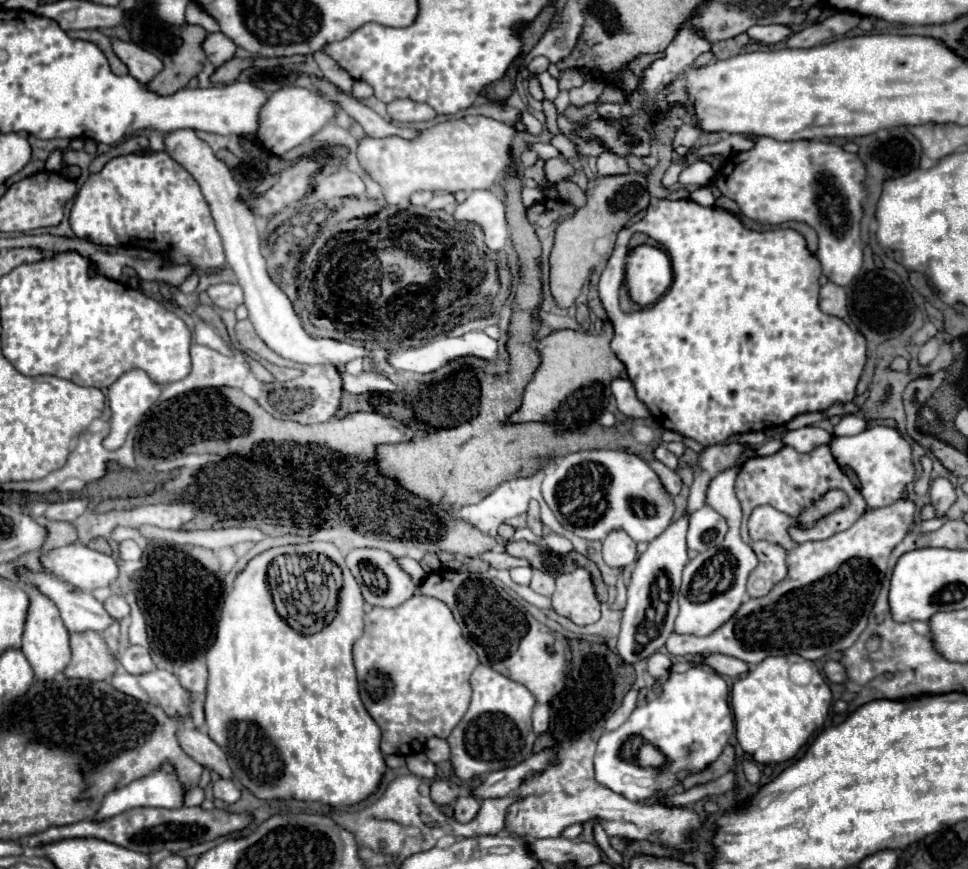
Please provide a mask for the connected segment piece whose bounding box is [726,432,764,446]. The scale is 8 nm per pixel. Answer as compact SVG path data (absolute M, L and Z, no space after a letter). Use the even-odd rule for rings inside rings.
M746 432L744 436L734 436L734 438L730 438L730 440L726 440L726 442L732 442L732 440L740 440L740 442L750 442L752 446L760 446L762 442L764 442L764 434L762 432Z

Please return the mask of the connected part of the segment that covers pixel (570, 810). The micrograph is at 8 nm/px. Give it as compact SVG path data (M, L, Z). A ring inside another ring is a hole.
M582 736L574 744L560 746L554 760L548 762L542 772L528 776L518 788L518 800L506 810L508 834L518 834L524 838L558 838L570 824L598 818L608 836L638 840L648 838L688 852L692 844L684 836L700 826L698 814L688 808L670 810L666 806L632 804L610 788L600 786L594 778L594 750L596 742L590 736Z

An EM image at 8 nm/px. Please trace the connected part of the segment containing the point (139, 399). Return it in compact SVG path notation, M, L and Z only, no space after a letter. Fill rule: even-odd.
M132 370L126 372L120 380L116 380L108 388L108 406L112 410L110 416L110 432L104 438L104 448L116 450L124 444L126 434L140 422L146 410L160 396L160 386L148 380L146 372Z

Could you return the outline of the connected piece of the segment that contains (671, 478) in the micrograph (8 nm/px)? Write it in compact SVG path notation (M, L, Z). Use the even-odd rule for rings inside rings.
M652 460L652 462L650 462L650 468L660 476L664 488L666 488L670 494L678 494L678 492L680 492L680 488L682 488L682 480L680 480L680 476L678 476L672 468L664 466L664 464L658 462L658 460Z

